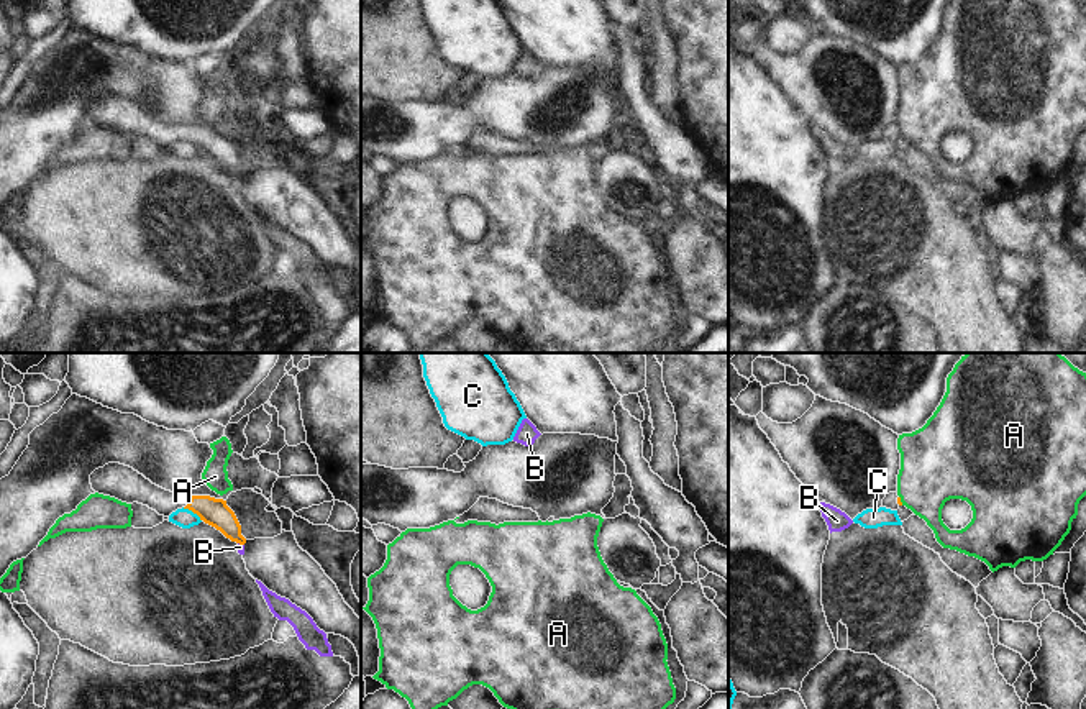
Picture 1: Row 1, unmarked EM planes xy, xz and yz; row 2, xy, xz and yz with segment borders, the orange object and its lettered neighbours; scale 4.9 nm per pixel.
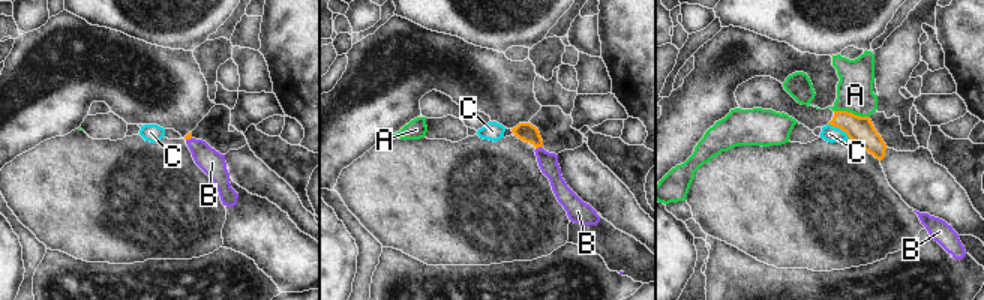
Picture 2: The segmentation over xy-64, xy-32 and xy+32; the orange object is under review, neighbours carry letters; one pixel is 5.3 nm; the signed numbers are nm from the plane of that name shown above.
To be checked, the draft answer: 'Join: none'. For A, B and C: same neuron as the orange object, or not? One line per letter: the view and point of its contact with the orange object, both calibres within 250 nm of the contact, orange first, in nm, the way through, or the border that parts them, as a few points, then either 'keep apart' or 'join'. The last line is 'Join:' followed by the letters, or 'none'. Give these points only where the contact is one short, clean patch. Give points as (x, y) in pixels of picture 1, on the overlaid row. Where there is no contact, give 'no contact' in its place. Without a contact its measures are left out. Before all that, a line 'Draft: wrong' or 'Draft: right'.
Draft: right
A: yz (899, 501) | 20/360 nm | along yz (899, 496), (903, 504) | keep apart
B: xy (241, 544) | 140/30 nm | along xy (238, 542), (243, 545) | keep apart
C: xy (192, 511) | 140/90 nm | along xy (182, 507), (187, 507), (200, 521) | keep apart
Join: none

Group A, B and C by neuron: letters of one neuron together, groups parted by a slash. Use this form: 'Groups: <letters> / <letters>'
Groups: A / B / C

